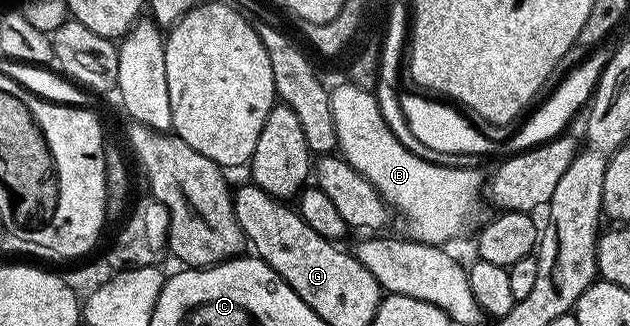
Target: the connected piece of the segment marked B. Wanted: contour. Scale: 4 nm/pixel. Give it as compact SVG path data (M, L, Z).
M351 84L332 86L332 115L334 116L334 132L339 153L383 196L393 211L396 210L408 221L407 233L417 242L428 242L431 246L448 244L451 238L464 234L472 226L472 221L480 214L480 198L482 202L482 178L479 169L467 170L460 167L444 167L428 162L422 156L415 155L404 147L387 126L379 108L375 93L364 91Z

